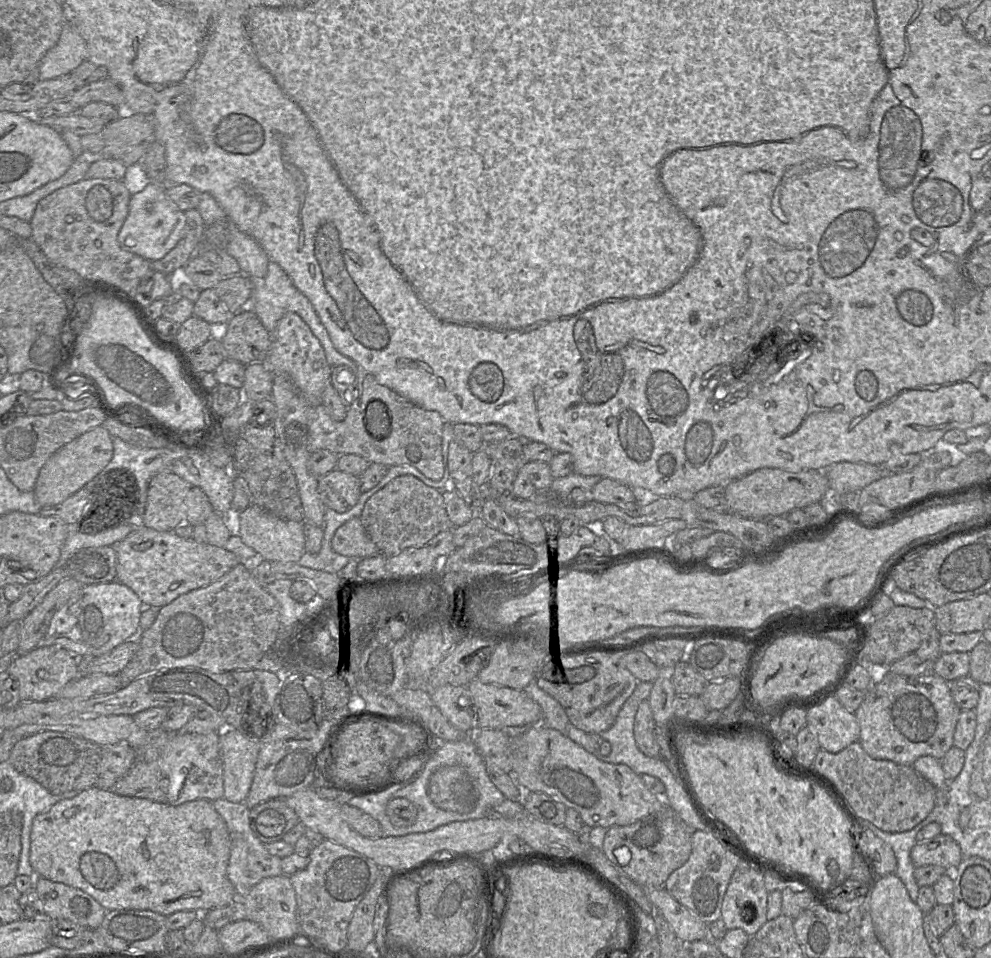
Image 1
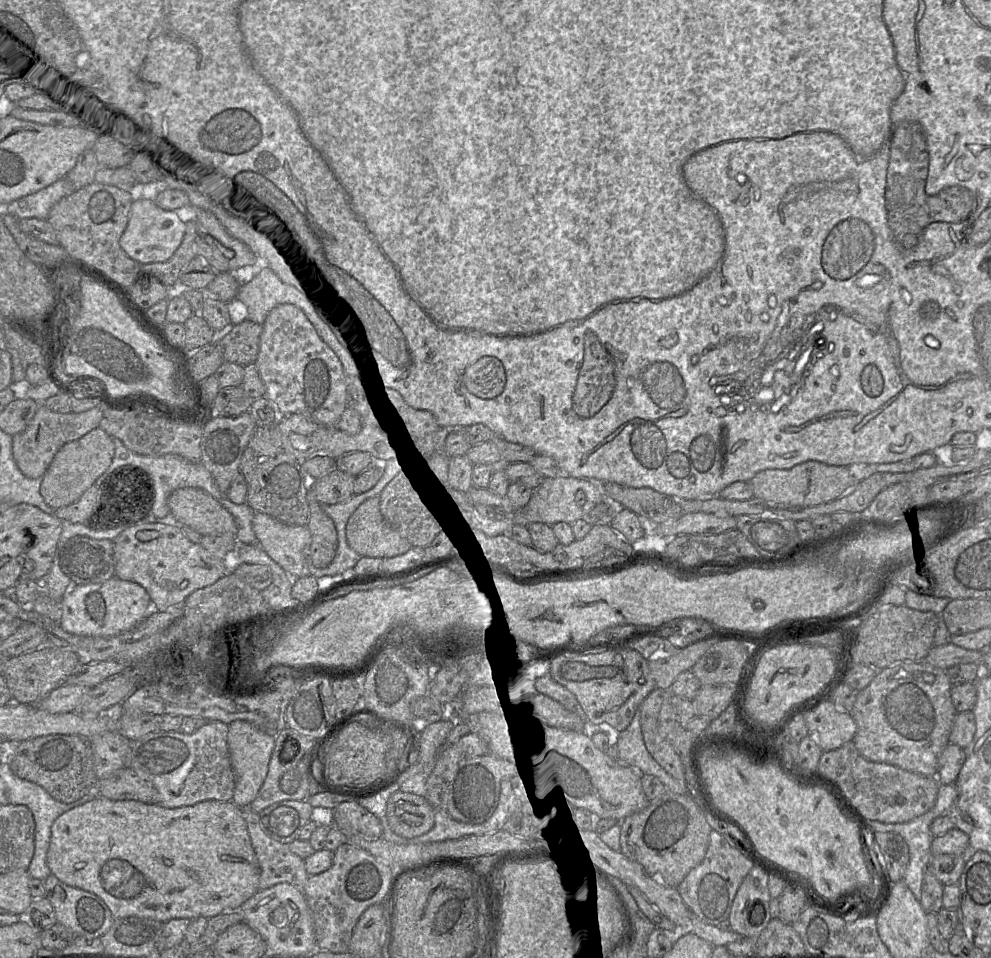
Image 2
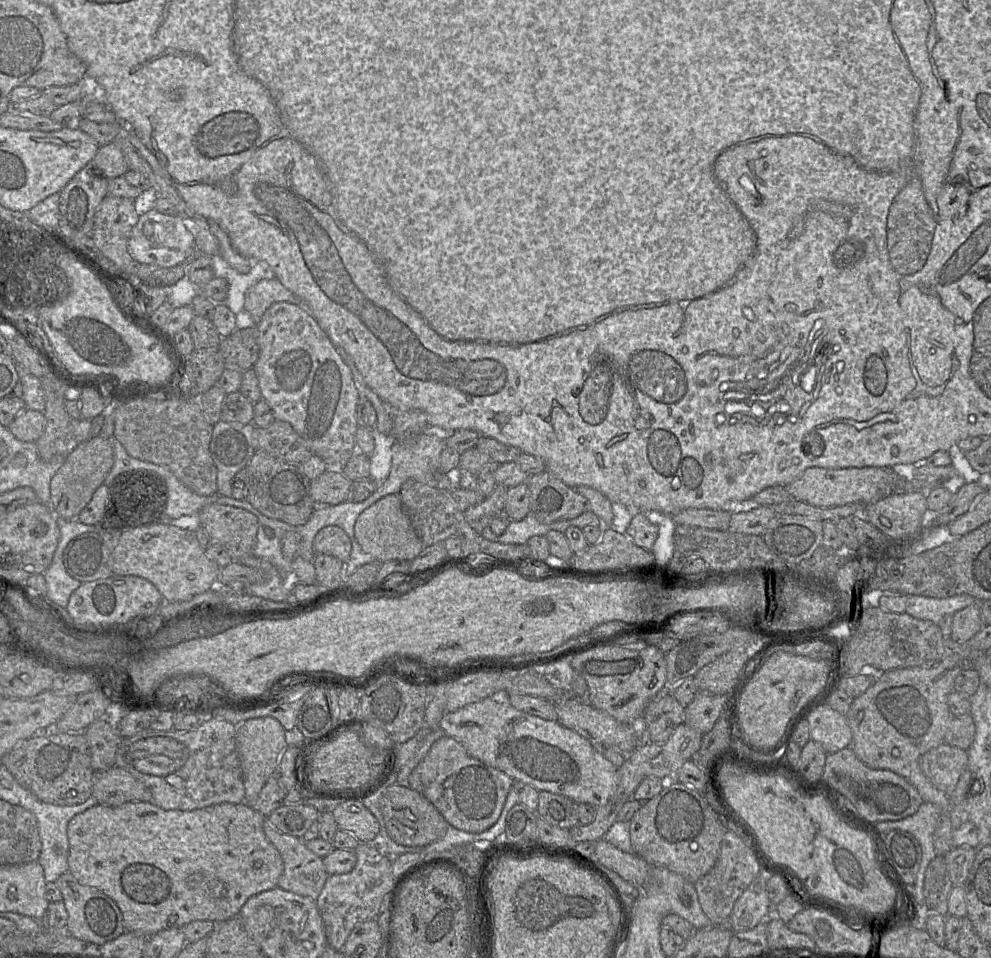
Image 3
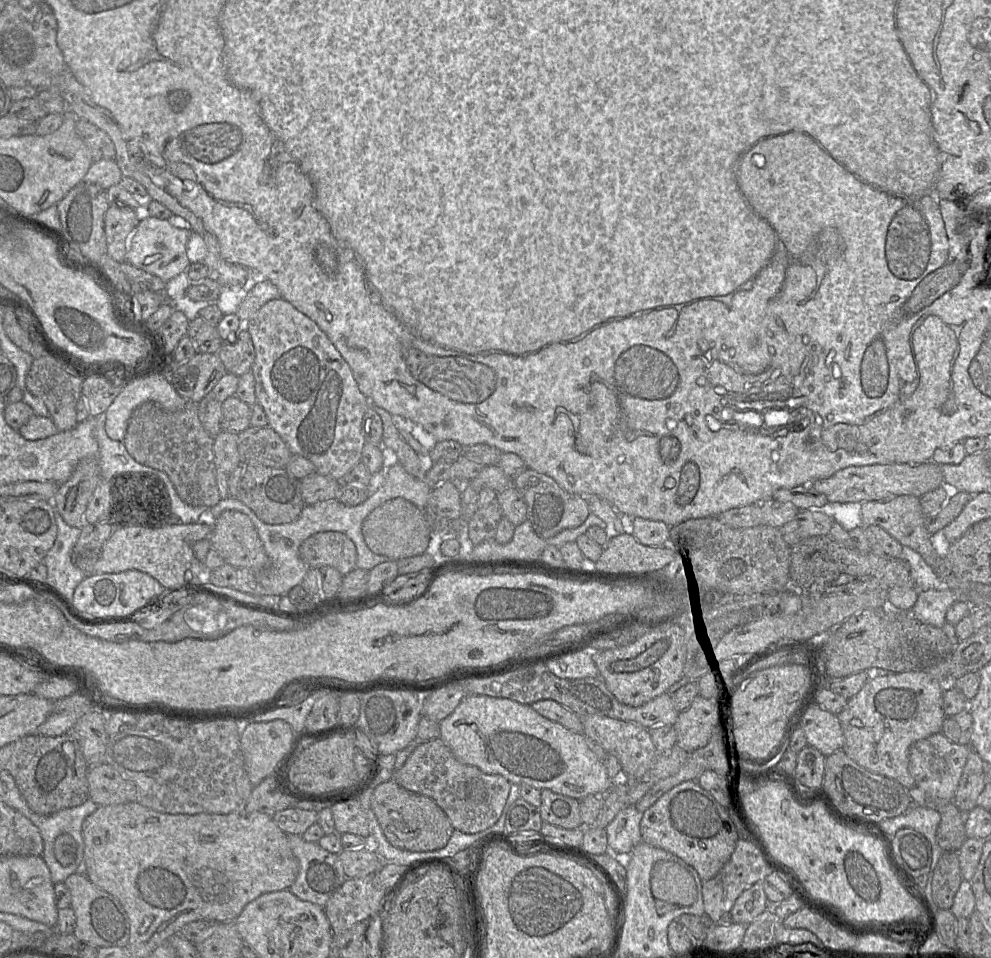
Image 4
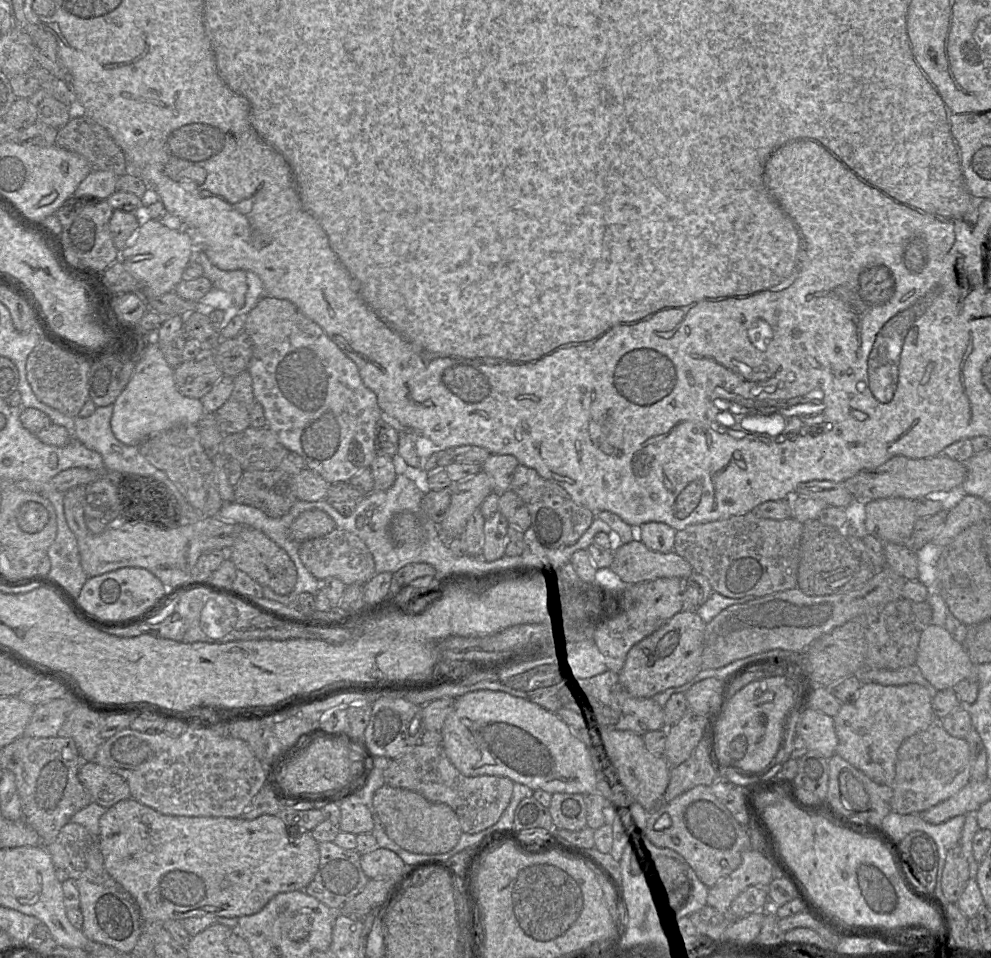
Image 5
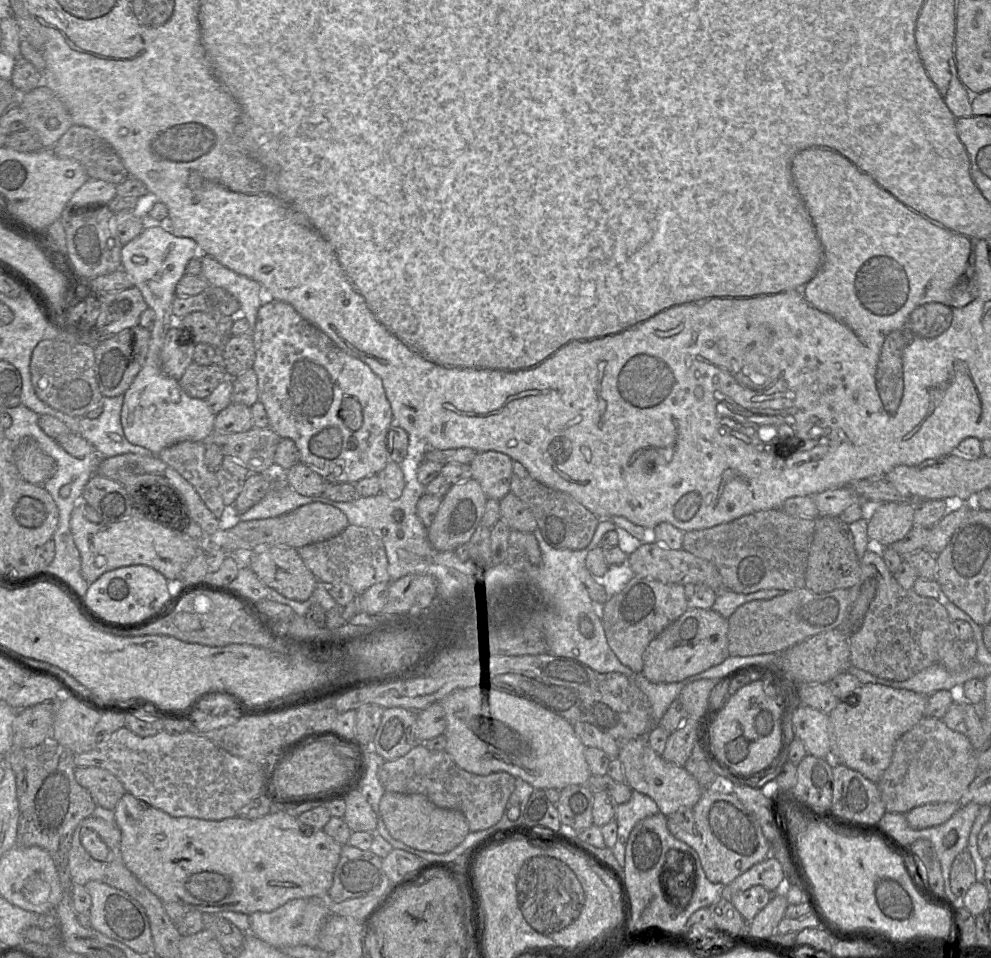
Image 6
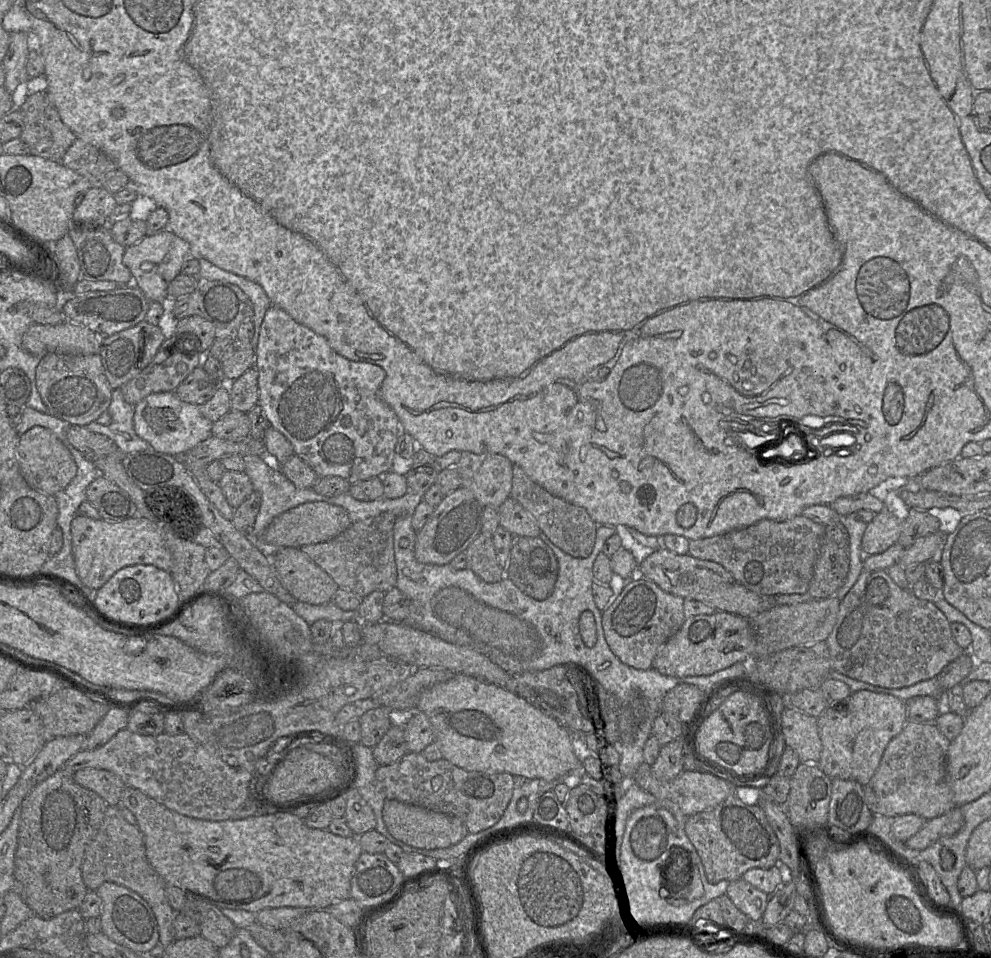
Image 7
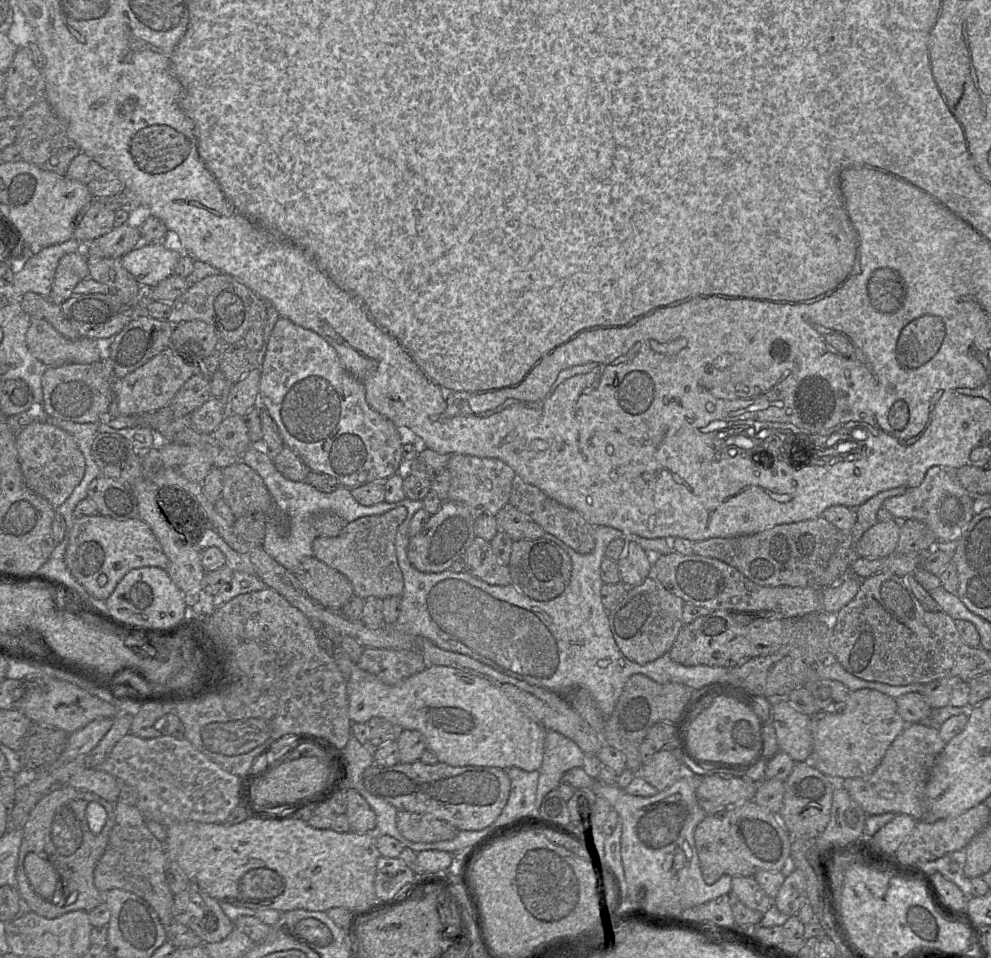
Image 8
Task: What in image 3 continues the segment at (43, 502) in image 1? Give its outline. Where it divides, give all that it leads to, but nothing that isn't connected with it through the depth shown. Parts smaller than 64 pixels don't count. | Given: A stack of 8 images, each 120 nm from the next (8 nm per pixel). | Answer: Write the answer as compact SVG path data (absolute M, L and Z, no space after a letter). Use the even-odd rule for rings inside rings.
M98 435L90 437L69 453L50 482L51 508L56 516L77 520L78 515L90 502L114 464L111 438Z

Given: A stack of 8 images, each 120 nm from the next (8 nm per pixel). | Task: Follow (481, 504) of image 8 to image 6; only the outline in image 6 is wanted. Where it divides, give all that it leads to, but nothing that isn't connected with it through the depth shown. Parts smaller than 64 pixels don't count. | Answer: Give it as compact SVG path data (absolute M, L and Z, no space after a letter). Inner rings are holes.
M493 450L477 452L469 465L472 478L480 484L487 498L500 501L510 492L513 460L507 454Z

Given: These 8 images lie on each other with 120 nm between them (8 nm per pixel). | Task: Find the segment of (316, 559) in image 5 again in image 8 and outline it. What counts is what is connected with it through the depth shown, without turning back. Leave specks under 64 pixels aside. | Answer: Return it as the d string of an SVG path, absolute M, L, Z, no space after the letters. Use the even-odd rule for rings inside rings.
M399 506L382 515L364 516L349 522L335 537L317 537L313 541L313 556L345 575L355 595L364 600L372 597L401 597L404 579L398 564L395 539L398 527L406 516L406 508Z

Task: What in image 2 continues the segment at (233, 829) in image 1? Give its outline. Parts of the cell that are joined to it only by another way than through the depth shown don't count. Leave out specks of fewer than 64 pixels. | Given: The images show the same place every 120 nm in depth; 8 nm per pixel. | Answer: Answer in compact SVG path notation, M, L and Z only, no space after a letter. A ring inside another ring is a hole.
M249 807L242 808L242 812L260 867L259 889L289 883L303 891L309 878L305 860L292 853L288 844L282 844L268 836L262 828L258 813Z

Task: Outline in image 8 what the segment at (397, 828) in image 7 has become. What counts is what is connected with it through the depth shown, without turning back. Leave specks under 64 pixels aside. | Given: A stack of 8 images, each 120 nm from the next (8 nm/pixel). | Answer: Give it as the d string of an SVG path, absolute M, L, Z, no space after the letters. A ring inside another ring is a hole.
M398 810L396 824L399 832L412 842L433 843L453 839L459 830L431 814Z

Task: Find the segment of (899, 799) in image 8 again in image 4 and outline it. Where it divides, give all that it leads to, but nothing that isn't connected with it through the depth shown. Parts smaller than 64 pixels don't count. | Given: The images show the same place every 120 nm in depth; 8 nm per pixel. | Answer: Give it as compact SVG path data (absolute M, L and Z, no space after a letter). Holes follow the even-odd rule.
M942 732L932 734L913 743L908 752L908 769L915 781L915 787L909 790L913 804L935 806L953 801L970 749L970 745L951 742Z

